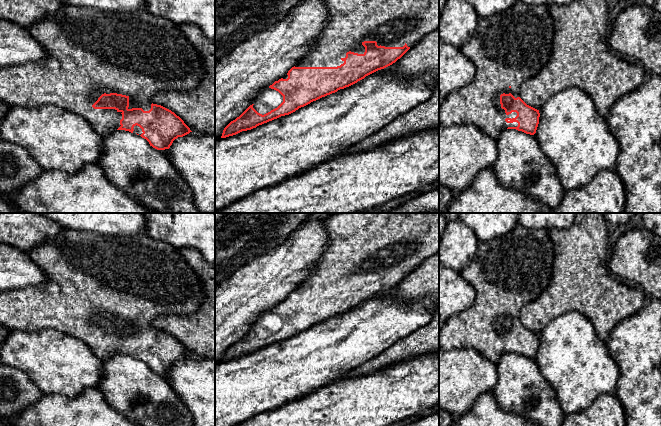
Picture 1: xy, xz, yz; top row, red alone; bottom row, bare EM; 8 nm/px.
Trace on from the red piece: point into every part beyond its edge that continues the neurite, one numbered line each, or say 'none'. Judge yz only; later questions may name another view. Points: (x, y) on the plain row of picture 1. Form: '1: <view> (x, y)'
1: yz (507, 272)

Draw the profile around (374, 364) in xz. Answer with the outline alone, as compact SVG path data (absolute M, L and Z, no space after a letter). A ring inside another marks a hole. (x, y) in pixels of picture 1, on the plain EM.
M439 253L427 258L420 266L410 271L410 273L395 287L376 295L376 297L391 297L394 300L399 299L408 302L432 299L435 302L435 309L431 321L425 326L395 342L391 347L381 354L378 354L376 357L371 358L369 361L366 361L357 368L350 370L342 378L353 378L364 374L371 374L381 368L386 368L389 365L401 362L411 357L439 352Z

